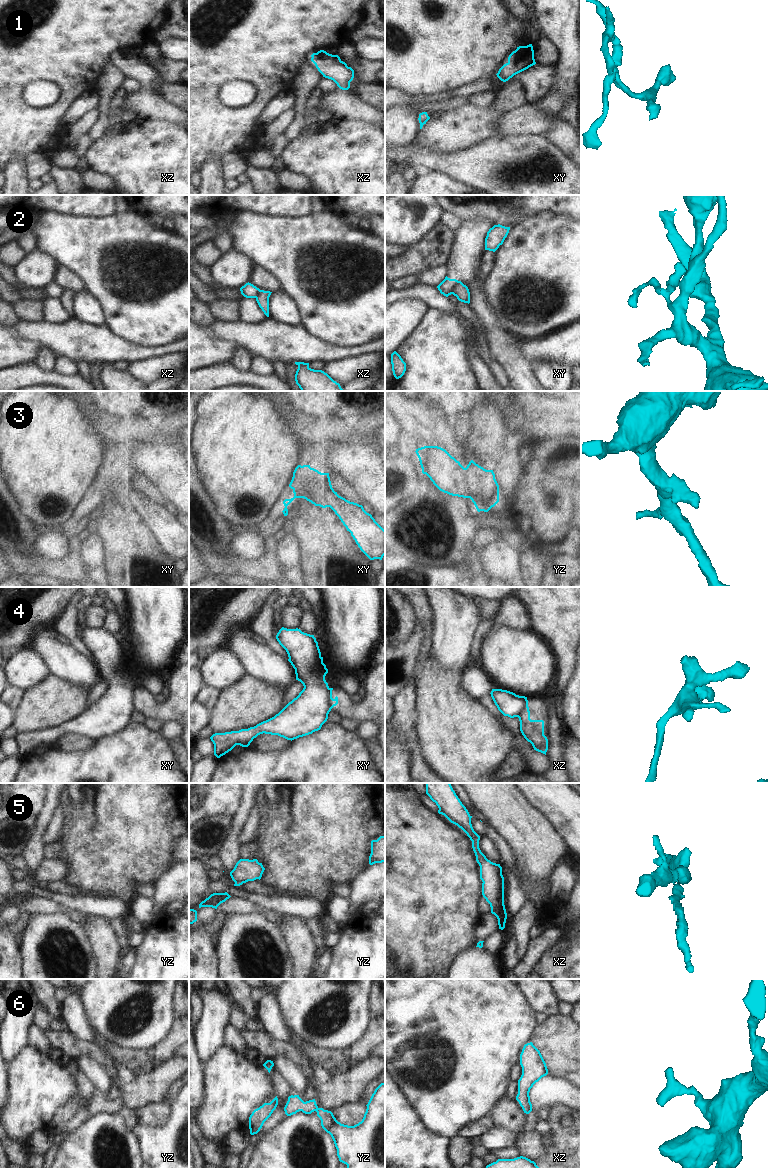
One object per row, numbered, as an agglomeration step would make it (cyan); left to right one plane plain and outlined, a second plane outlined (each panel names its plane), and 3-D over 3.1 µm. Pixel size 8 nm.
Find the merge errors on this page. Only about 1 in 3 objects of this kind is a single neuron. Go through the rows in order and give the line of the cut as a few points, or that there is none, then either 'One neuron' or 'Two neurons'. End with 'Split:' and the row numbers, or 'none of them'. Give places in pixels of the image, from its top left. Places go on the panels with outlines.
1: No split. One neuron
2: Split along xy (461, 282), (453, 287), (451, 293). Two neurons
3: Split along xy (318, 471), (313, 478), (301, 476), (297, 482), (291, 482). Two neurons
4: Split along xy (329, 688), (328, 703), (330, 709). Two neurons
5: Split along yz (235, 882), (239, 885). Two neurons
6: No split. One neuron
Split: 2, 3, 4, 5

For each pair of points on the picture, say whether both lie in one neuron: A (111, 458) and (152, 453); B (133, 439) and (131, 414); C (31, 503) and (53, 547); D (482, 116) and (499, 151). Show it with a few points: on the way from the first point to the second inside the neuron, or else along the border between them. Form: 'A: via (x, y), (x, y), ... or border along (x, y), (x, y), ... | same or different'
A: border along (114, 442), (121, 447), (123, 471) | different
B: border along (155, 418), (118, 424) | different
C: border along (41, 529), (47, 530) | different
D: border along (500, 133), (471, 146) | different

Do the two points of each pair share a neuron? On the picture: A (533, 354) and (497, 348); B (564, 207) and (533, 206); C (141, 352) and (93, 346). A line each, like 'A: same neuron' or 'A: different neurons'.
A: different neurons
B: same neuron
C: same neuron

